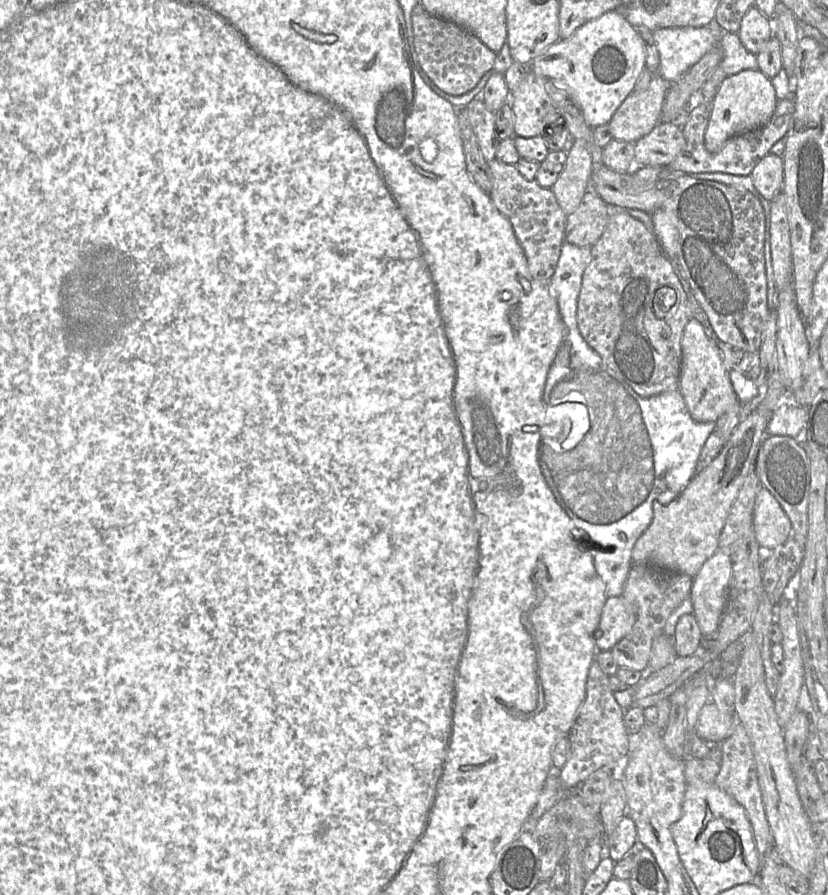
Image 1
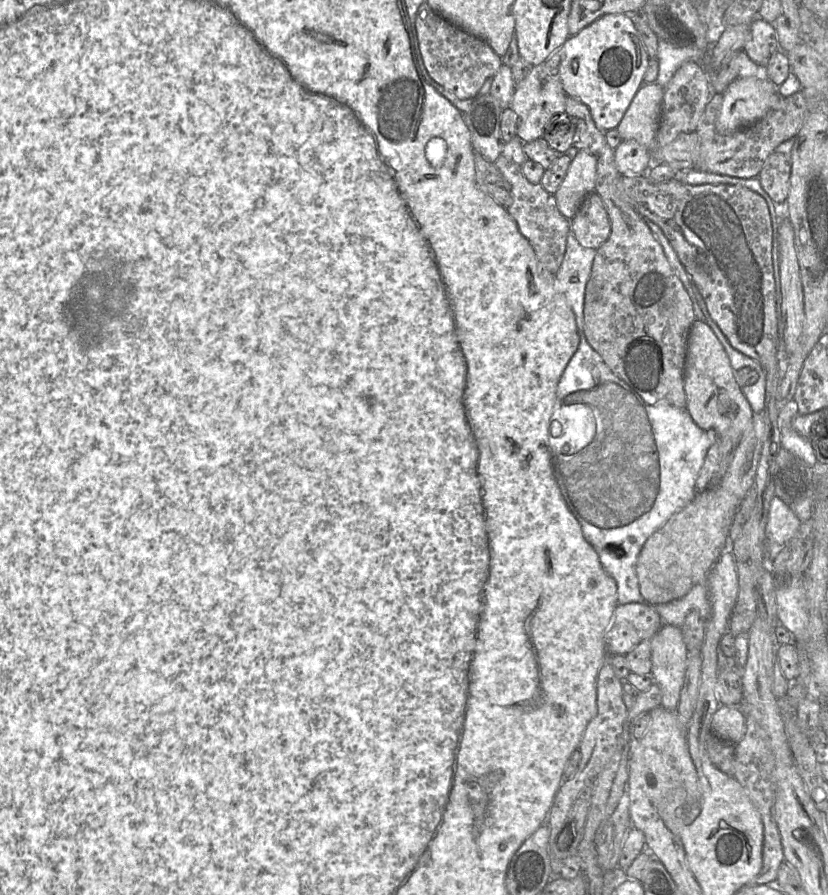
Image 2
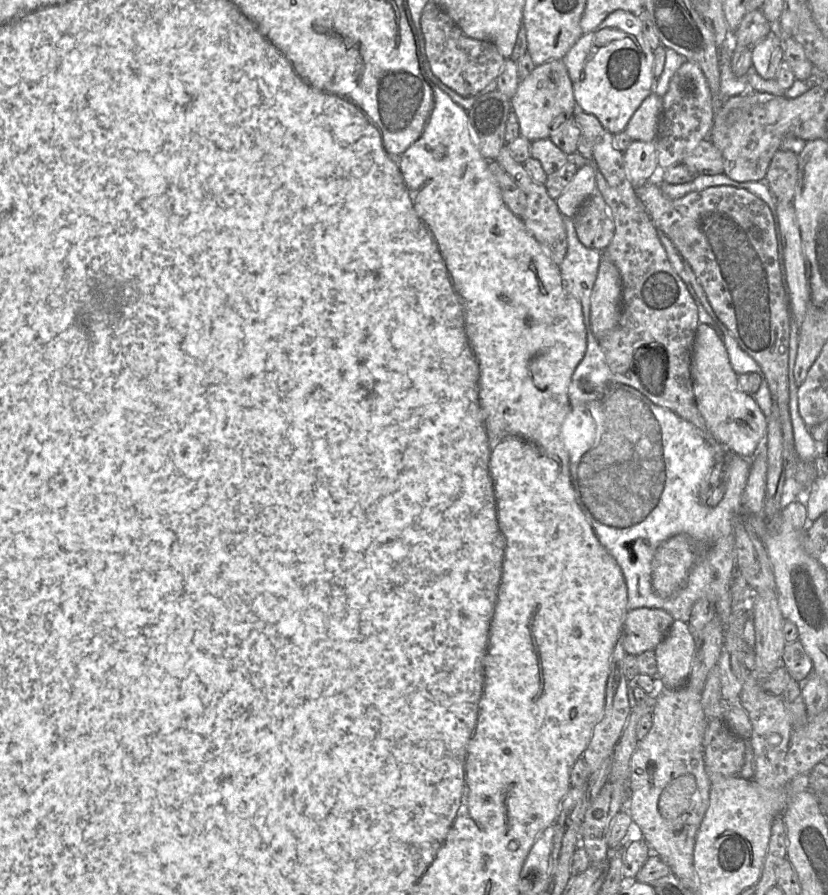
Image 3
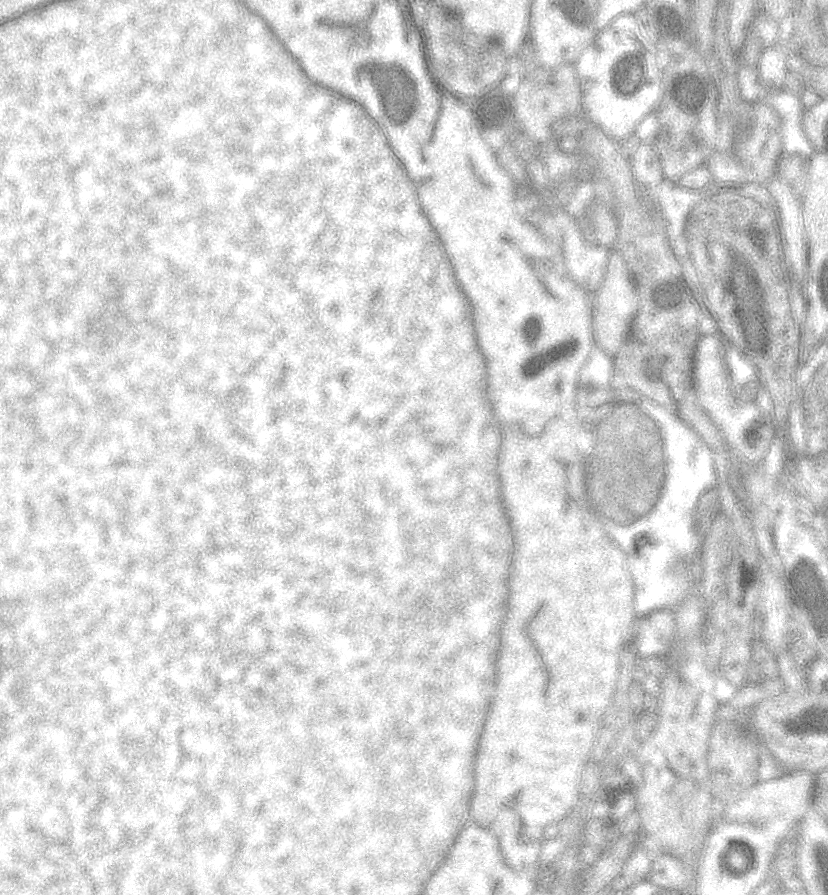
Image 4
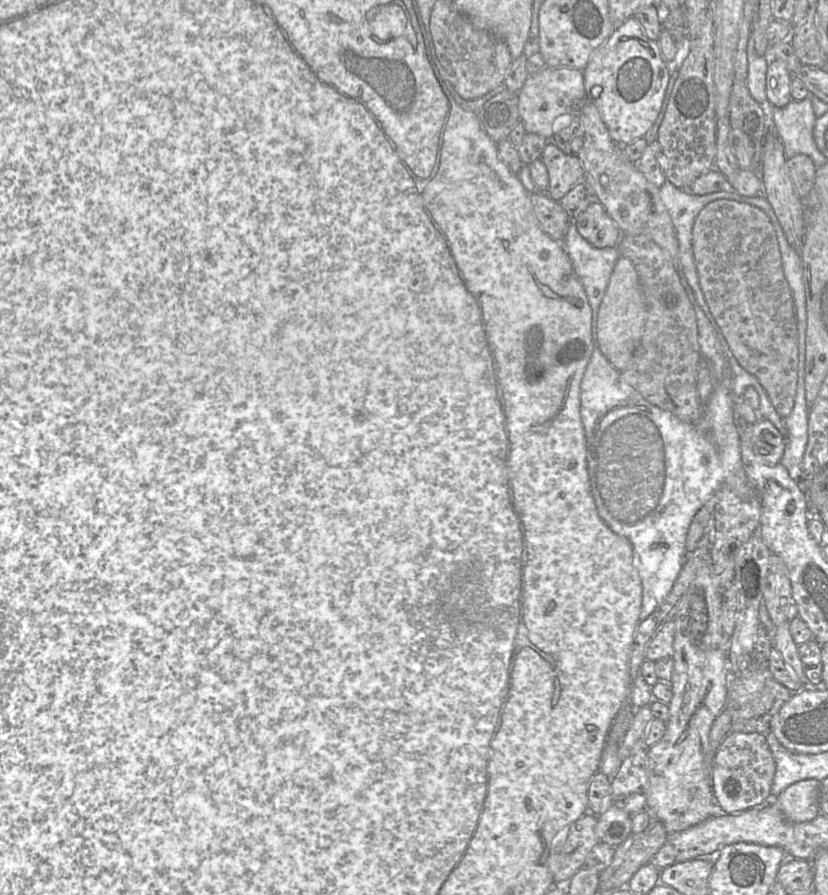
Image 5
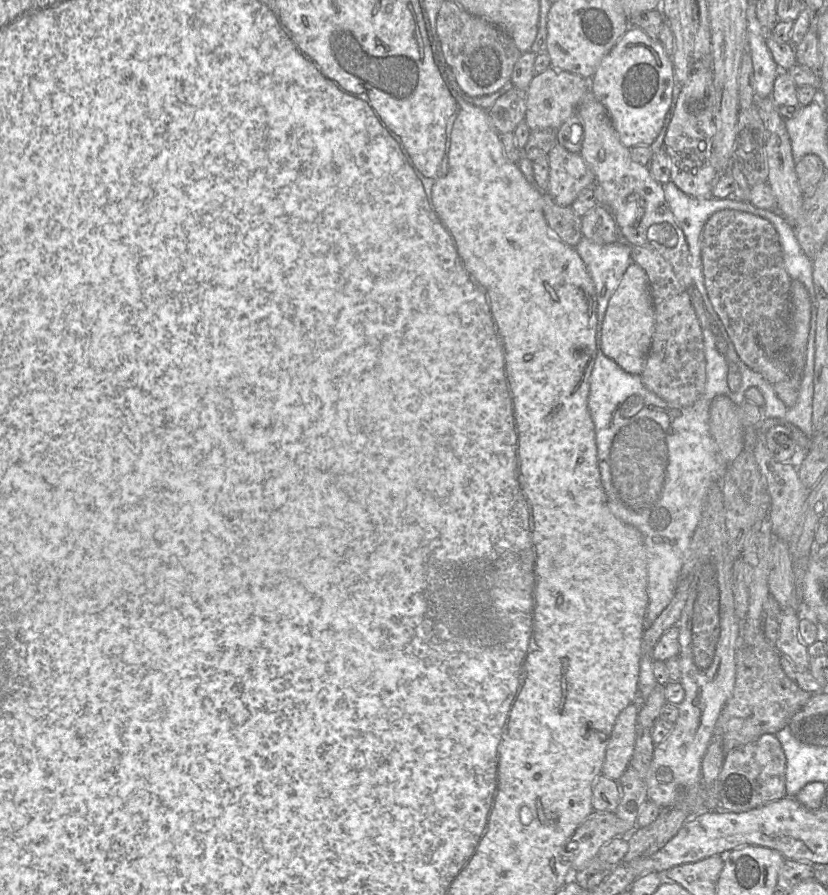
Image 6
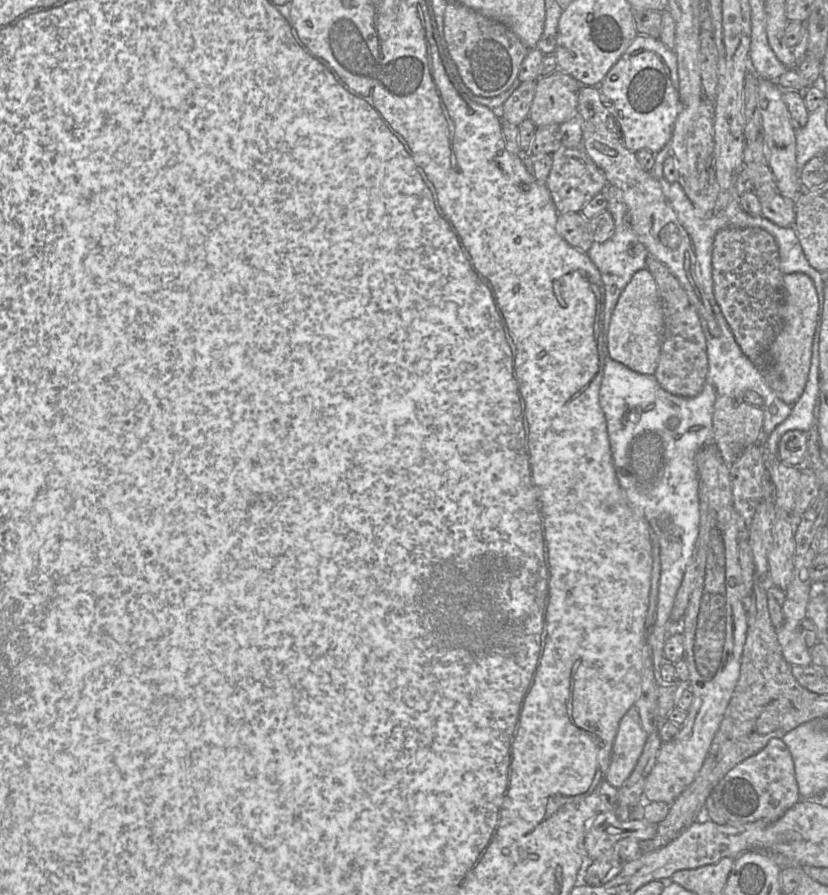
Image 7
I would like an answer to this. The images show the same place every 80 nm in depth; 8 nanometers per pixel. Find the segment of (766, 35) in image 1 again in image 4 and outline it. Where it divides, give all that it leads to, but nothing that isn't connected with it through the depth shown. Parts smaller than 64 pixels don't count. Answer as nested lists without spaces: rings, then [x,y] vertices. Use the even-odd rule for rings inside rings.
[[[779,45],[764,49],[759,58],[757,72],[766,90],[783,89],[786,73],[784,55]]]

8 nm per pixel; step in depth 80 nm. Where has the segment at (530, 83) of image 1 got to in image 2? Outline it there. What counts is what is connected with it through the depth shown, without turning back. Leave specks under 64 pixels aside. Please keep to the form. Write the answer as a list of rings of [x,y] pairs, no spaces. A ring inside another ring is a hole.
[[[555,52],[545,62],[532,67],[525,79],[516,85],[510,107],[518,117],[516,137],[523,143],[542,138],[546,125],[557,116],[565,116],[567,94],[559,76],[559,56]]]

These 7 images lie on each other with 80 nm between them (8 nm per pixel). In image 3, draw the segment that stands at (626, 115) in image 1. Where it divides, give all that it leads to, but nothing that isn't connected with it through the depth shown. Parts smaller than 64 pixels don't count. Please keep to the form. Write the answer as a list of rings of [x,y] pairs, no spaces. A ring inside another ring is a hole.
[[[654,91],[643,100],[624,130],[632,141],[655,143],[662,102],[663,99]]]

